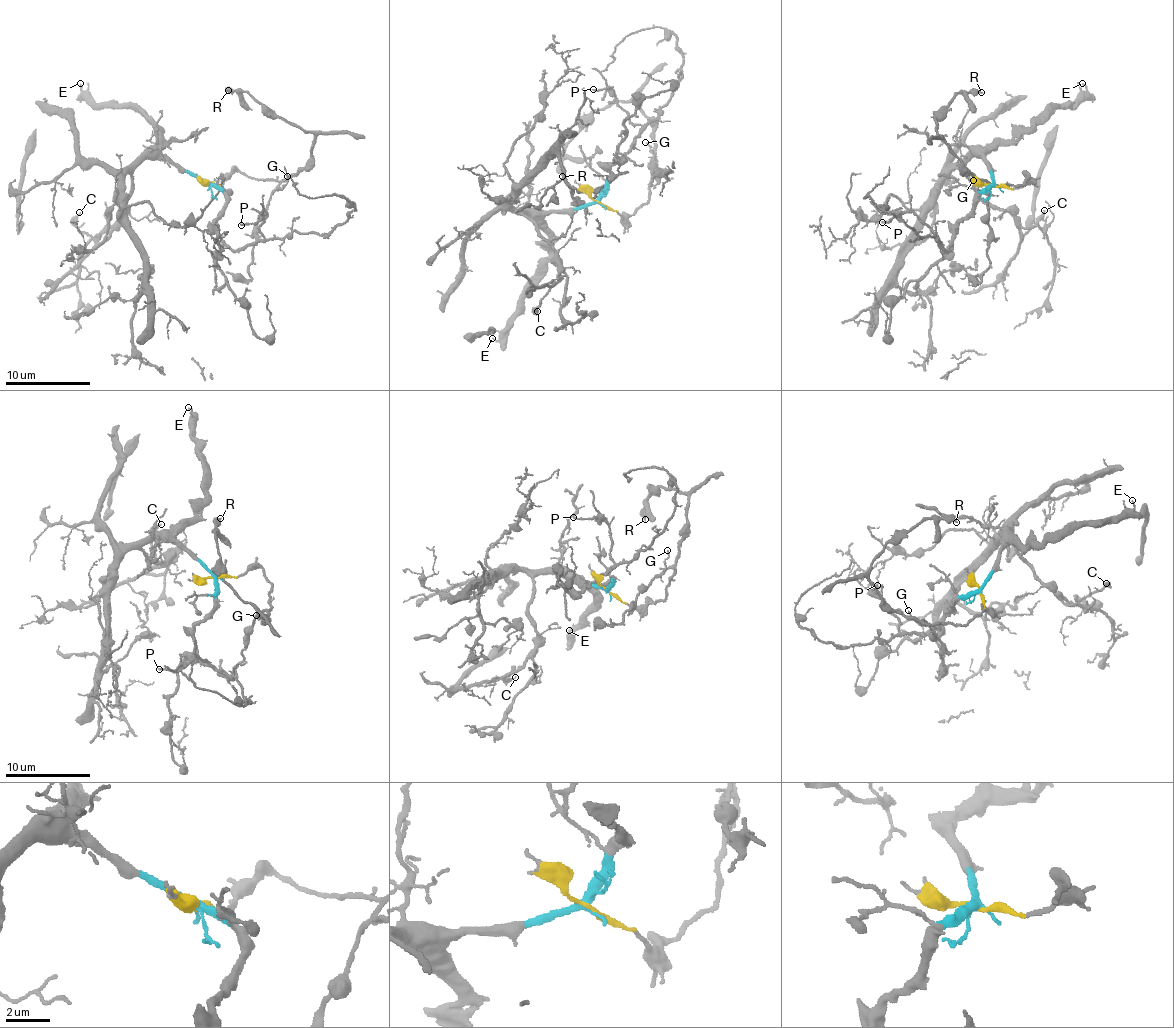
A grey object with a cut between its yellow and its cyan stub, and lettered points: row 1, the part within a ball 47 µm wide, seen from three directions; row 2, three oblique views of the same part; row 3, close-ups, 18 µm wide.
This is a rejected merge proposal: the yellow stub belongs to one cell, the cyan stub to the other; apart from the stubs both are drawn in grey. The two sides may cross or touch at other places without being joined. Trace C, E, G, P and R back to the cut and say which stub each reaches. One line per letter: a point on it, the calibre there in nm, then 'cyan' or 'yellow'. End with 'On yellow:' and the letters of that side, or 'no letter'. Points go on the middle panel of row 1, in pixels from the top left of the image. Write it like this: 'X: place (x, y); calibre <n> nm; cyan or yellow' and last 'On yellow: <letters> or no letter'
C: place (537, 311); calibre 240 nm; cyan
E: place (492, 338); calibre 130 nm; cyan
G: place (645, 142); calibre 110 nm; yellow
P: place (593, 89); calibre 150 nm; cyan
R: place (562, 176); calibre 380 nm; yellow
On yellow: G, R

